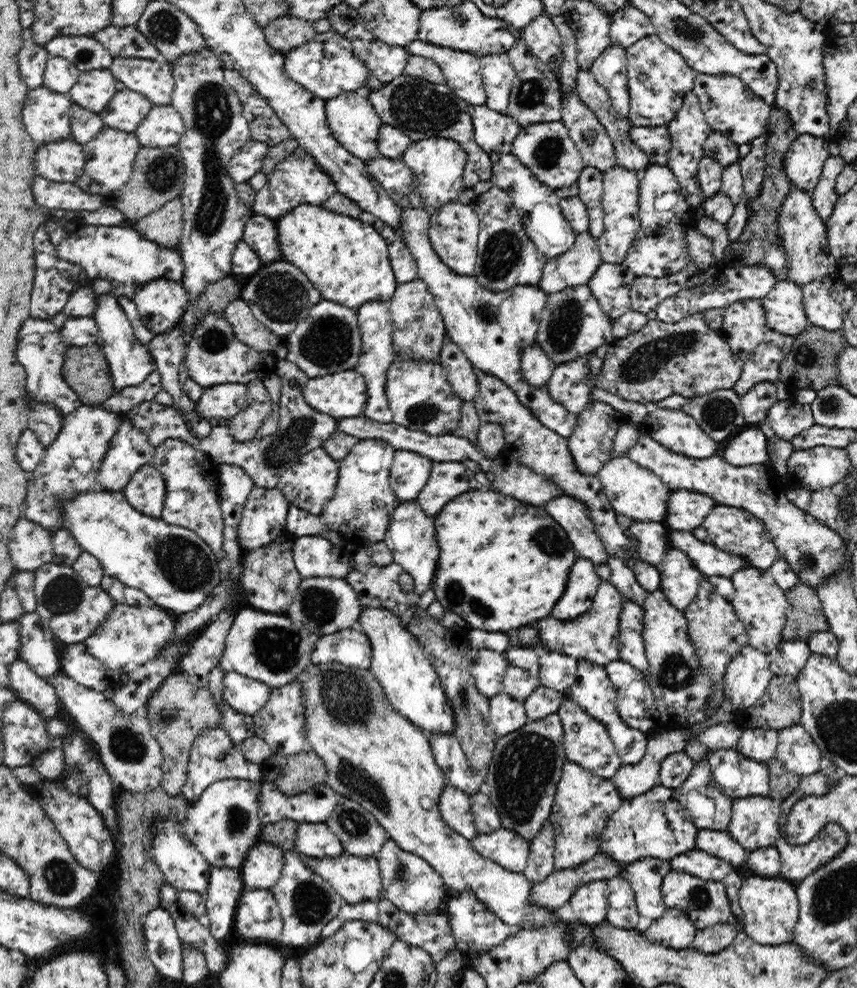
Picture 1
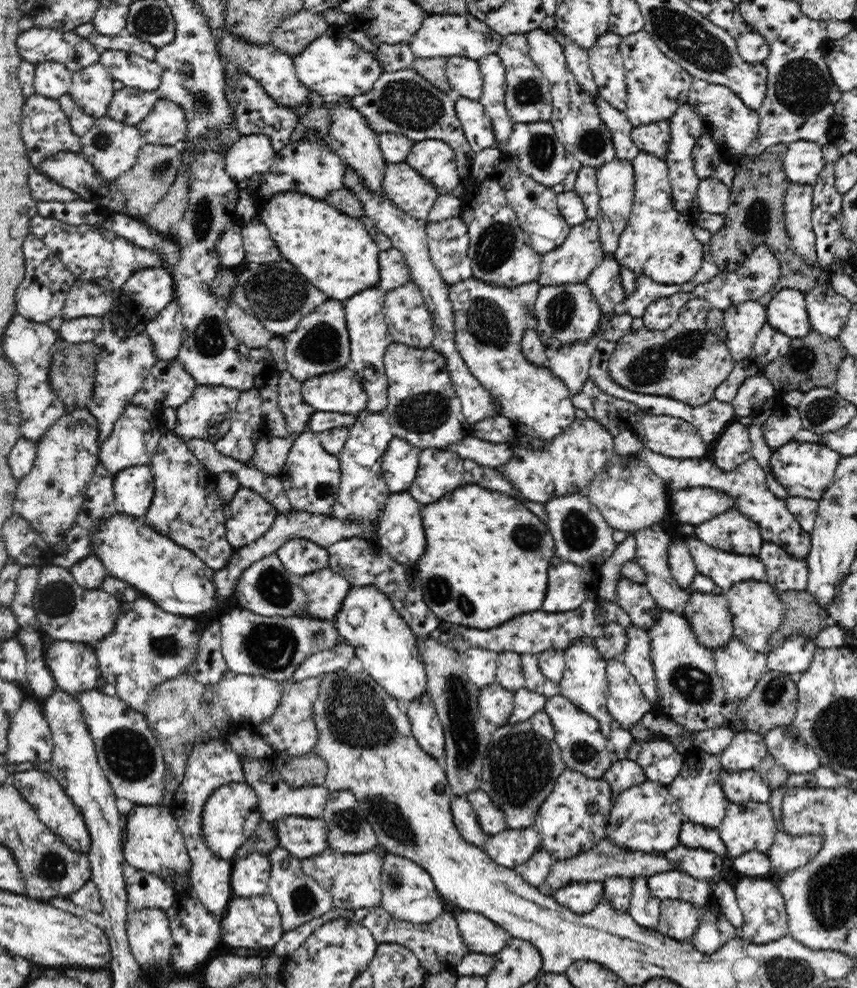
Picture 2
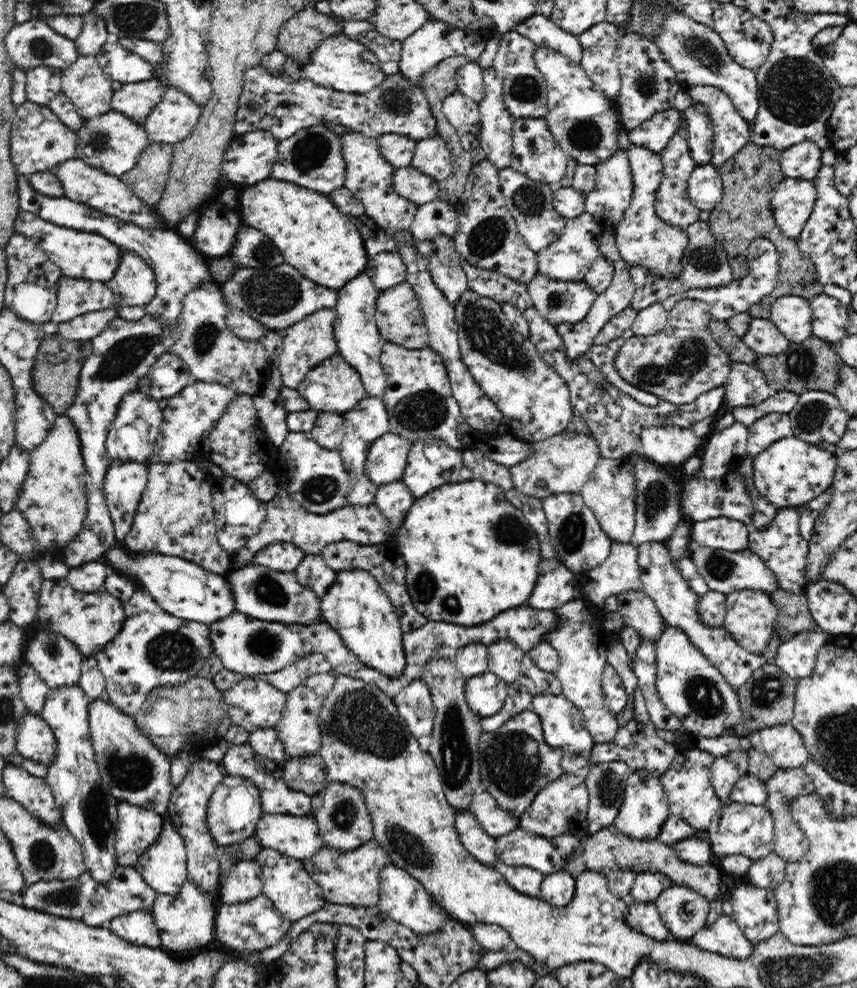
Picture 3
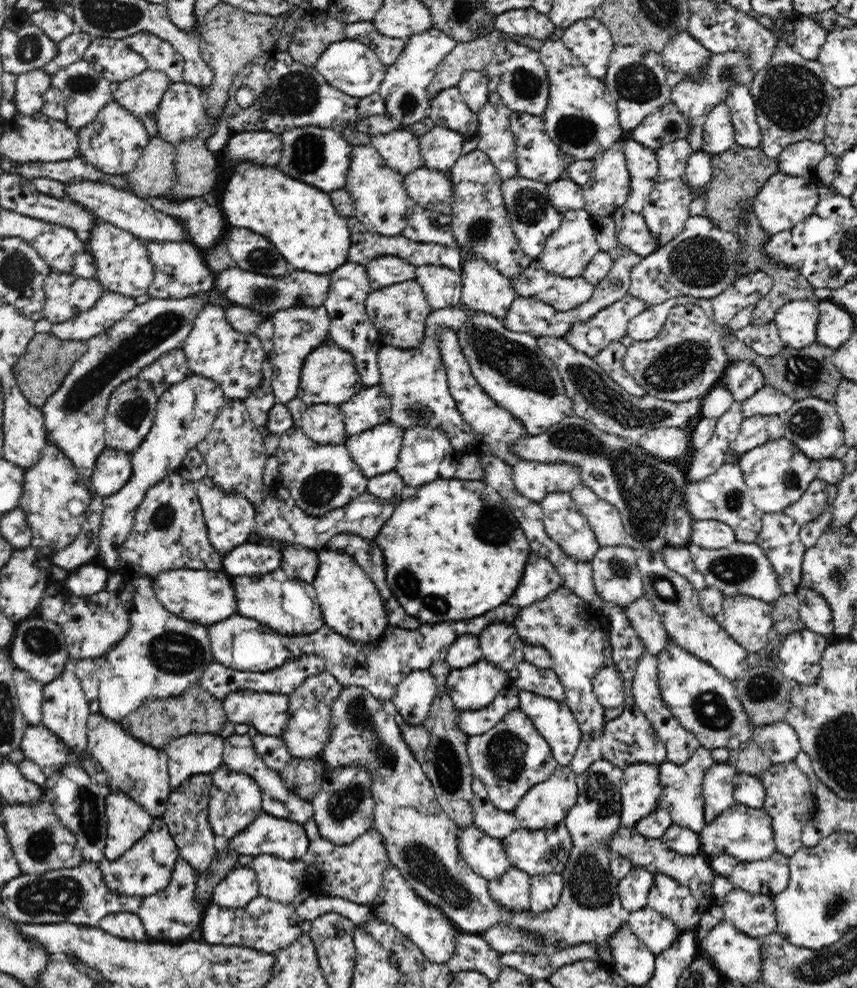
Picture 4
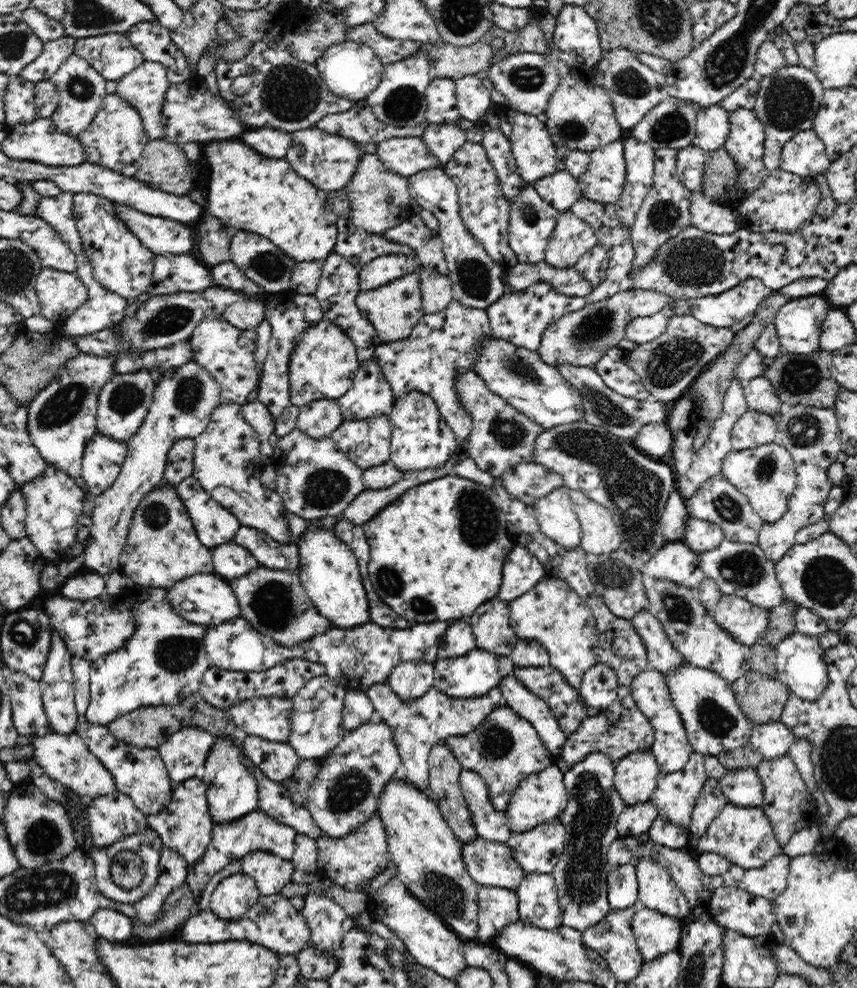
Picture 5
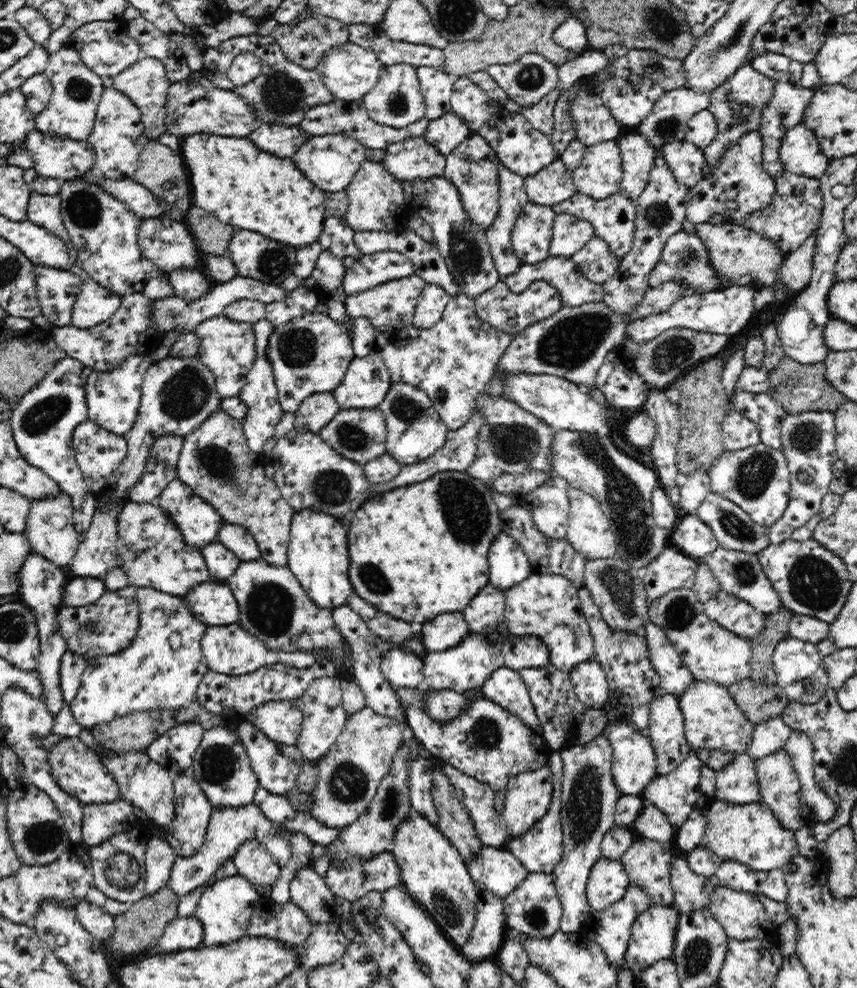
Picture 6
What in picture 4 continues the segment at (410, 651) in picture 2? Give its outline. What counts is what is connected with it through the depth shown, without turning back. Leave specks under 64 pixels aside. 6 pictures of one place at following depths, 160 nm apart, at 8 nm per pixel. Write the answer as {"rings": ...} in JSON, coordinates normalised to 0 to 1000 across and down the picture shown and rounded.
{"rings":[[[380,553],[366,557],[371,561],[371,577],[362,589],[369,599],[379,633],[411,650],[439,655],[446,640],[454,636],[448,607],[436,589],[411,563]]]}

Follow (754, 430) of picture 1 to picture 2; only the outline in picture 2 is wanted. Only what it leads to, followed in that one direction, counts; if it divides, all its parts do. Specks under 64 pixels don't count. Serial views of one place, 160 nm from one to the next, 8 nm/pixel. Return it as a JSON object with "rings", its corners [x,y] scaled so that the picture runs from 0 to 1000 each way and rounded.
{"rings":[[[854,427],[837,445],[831,447],[831,460],[825,463],[838,475],[853,477],[879,463],[877,448],[873,432]]]}

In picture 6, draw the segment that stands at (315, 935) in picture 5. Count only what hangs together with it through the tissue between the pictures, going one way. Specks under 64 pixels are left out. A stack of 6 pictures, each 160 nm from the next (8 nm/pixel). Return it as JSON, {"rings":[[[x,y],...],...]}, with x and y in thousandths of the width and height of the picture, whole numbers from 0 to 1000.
{"rings":[[[361,873],[359,877],[352,877],[350,881],[343,883],[343,889],[338,891],[337,902],[340,912],[356,921],[365,933],[385,933],[385,931],[394,928],[390,913],[391,908],[387,907],[383,897],[378,895],[376,887],[366,882],[364,873]]]}

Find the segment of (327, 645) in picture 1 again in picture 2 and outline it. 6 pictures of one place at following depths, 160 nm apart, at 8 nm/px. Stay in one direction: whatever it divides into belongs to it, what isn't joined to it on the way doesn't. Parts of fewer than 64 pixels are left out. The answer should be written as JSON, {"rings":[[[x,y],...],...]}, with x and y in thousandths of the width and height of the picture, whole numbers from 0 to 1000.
{"rings":[[[396,645],[389,657],[375,658],[357,666],[335,690],[344,691],[362,685],[372,687],[375,683],[397,680],[405,677],[412,667],[414,662],[411,653],[406,653],[401,645]]]}

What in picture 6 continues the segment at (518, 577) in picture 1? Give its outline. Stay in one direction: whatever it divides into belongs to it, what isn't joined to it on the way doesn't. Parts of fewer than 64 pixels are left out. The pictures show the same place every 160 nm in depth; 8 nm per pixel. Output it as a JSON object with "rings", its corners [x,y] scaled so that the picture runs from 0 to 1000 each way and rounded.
{"rings":[[[518,476],[481,491],[456,495],[427,506],[406,522],[406,586],[411,597],[440,617],[483,634],[509,623],[538,619],[569,591],[569,557],[587,527],[572,495],[546,477]]]}

